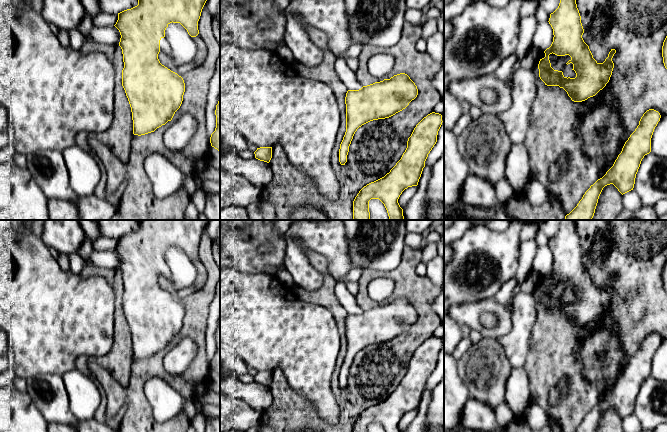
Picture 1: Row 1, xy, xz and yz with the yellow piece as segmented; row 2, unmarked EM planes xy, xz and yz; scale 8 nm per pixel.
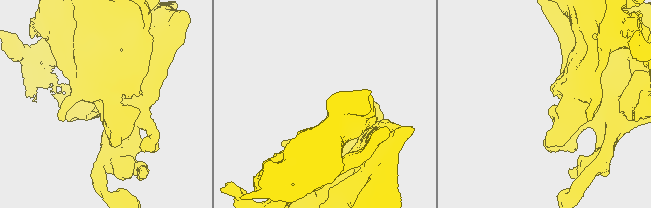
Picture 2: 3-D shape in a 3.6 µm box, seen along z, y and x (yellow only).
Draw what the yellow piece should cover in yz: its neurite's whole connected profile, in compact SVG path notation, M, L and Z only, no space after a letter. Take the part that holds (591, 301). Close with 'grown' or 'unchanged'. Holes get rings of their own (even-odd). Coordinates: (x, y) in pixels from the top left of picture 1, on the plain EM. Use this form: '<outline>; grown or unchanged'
M560 220L559 230L550 238L548 246L553 253L554 261L551 270L544 275L545 281L539 285L538 293L540 303L547 310L559 310L560 312L563 312L574 326L582 326L595 320L610 304L614 292L612 282L616 277L616 274L611 273L608 281L603 287L598 287L593 282L589 270L582 262L584 253L581 247L581 240L577 232L575 220ZM552 277L557 280L569 279L571 281L566 288L573 288L572 294L576 297L575 302L567 302L563 299L562 295L554 294L551 291L549 279Z; unchanged

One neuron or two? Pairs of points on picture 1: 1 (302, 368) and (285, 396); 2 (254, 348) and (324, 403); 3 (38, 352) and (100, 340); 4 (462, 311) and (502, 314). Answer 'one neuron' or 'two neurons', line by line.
1: two neurons
2: one neuron
3: one neuron
4: one neuron

